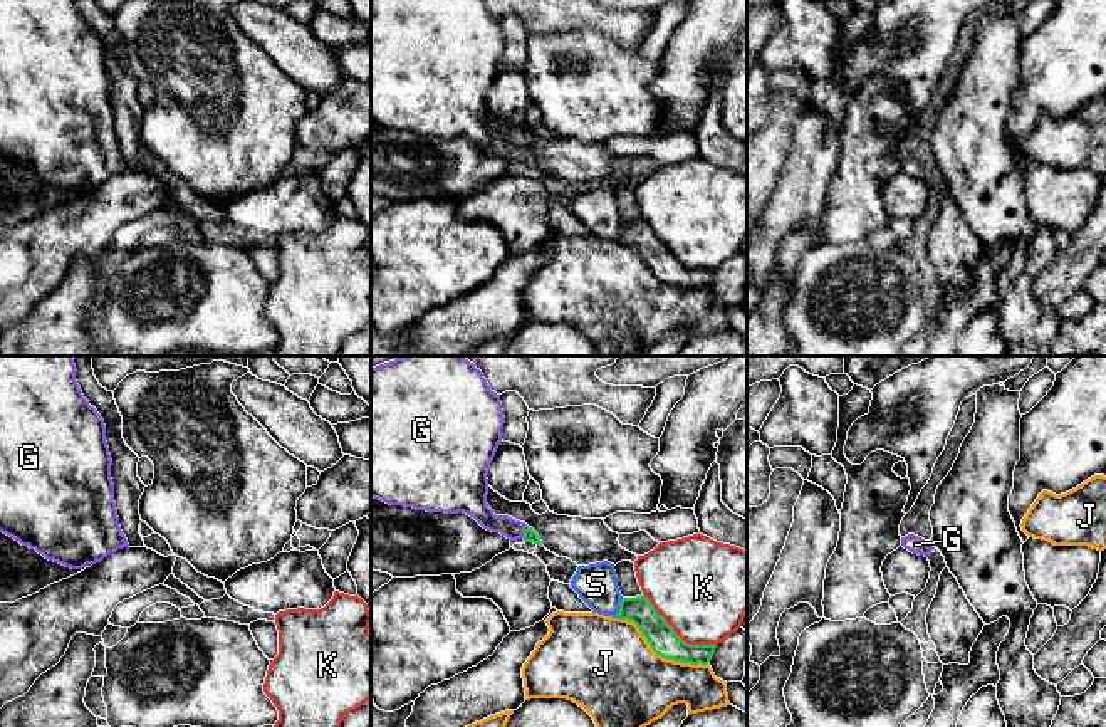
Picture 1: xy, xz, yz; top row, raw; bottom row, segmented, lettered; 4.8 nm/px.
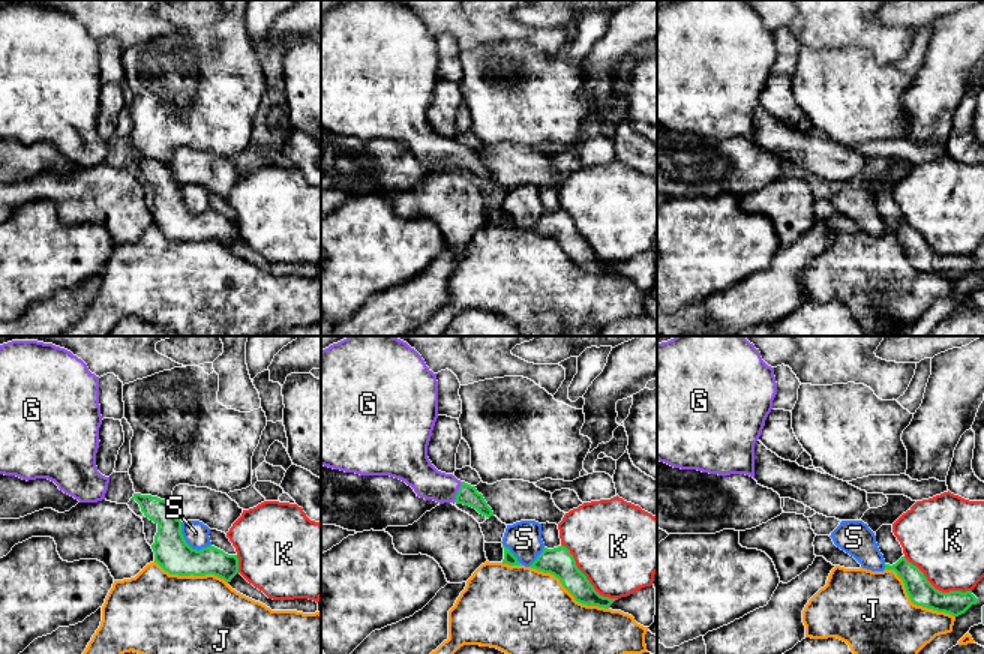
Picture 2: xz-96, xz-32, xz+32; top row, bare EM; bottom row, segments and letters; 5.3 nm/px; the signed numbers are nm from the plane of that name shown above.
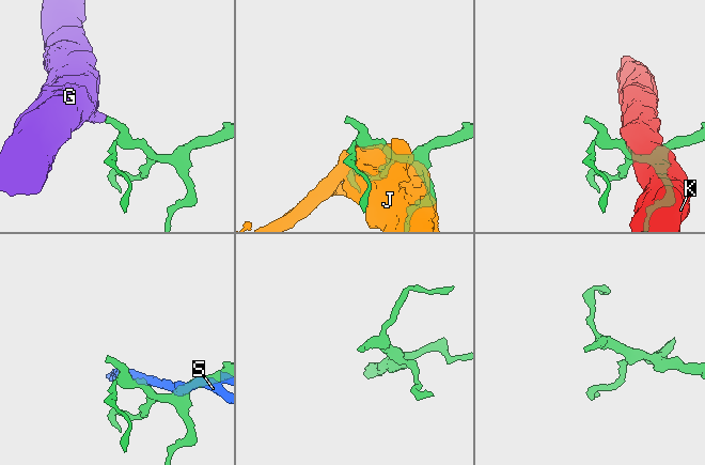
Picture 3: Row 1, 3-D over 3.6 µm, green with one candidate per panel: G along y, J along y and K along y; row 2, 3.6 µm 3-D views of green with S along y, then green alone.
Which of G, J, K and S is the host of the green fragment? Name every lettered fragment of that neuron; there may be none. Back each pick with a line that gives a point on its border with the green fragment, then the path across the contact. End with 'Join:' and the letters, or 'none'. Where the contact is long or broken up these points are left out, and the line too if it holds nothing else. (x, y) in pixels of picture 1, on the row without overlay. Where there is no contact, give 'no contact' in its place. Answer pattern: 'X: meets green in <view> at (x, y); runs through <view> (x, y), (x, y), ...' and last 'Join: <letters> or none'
G: meets green in xz at (524, 156); runs through xz (529, 158), (524, 156), (492, 146), (479, 133)
Join: G

